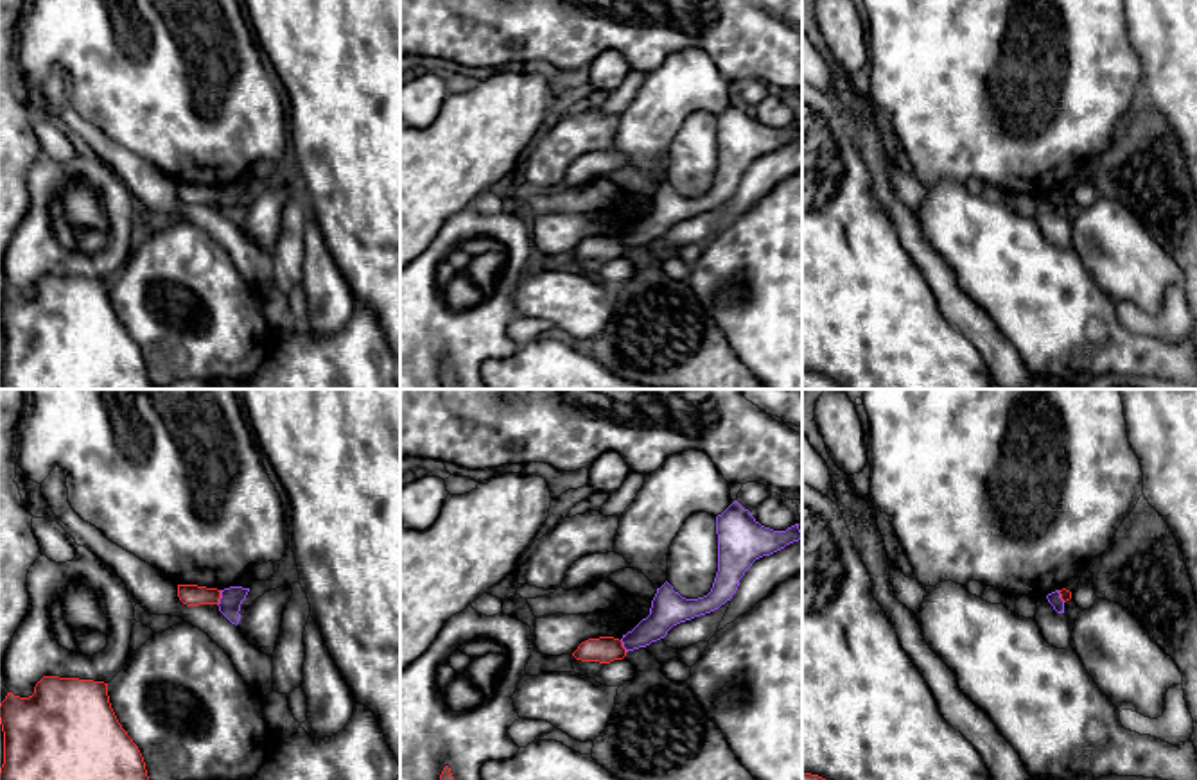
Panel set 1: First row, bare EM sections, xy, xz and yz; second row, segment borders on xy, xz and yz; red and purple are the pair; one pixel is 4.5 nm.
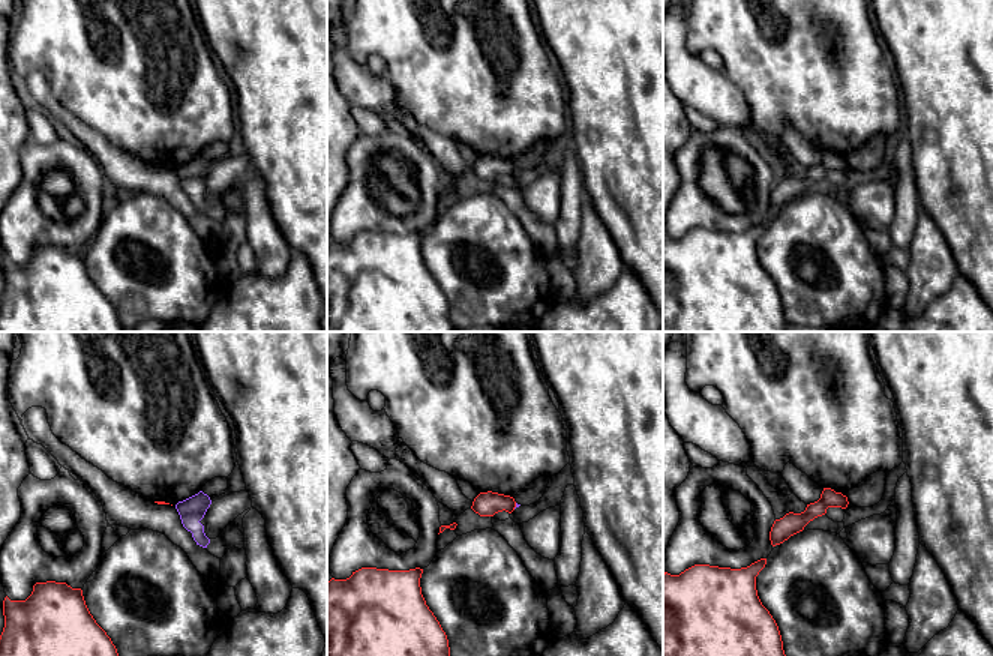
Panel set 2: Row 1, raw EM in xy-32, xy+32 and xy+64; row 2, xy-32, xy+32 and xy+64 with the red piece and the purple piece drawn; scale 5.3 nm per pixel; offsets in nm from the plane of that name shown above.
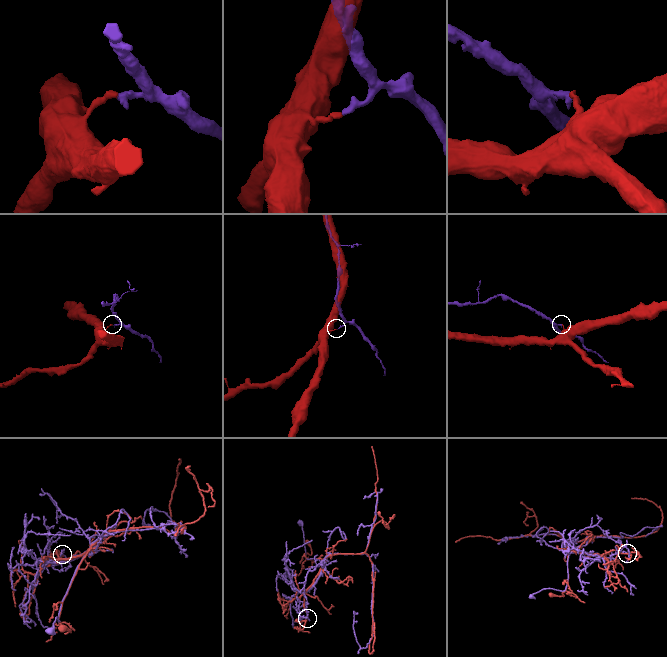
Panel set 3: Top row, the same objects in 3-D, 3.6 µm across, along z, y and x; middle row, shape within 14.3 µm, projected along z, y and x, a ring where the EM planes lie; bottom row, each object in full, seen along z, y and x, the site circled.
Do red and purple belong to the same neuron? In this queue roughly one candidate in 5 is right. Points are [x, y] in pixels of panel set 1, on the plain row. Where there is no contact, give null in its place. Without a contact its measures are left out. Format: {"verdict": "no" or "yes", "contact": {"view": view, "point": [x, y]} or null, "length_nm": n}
{"verdict": "no", "contact": {"view": "xy", "point": [219, 196]}, "length_nm": 70}

